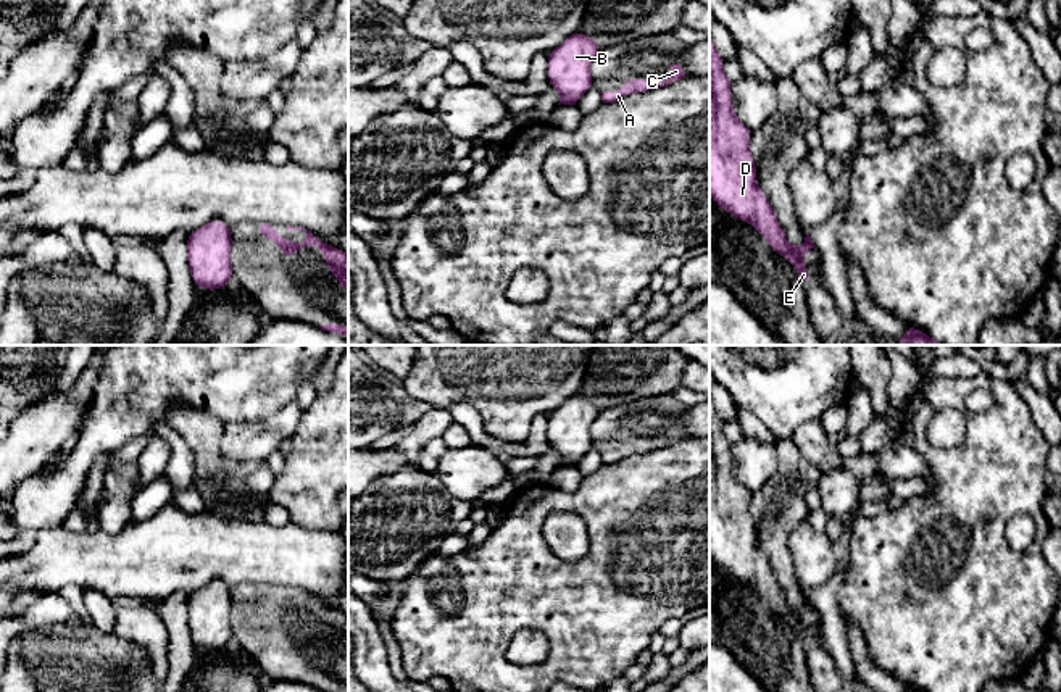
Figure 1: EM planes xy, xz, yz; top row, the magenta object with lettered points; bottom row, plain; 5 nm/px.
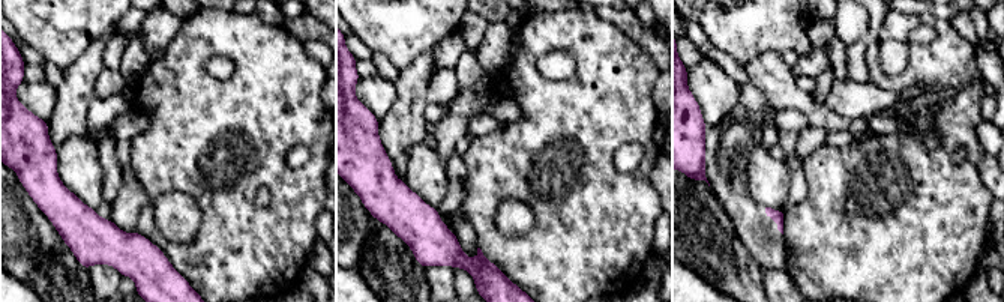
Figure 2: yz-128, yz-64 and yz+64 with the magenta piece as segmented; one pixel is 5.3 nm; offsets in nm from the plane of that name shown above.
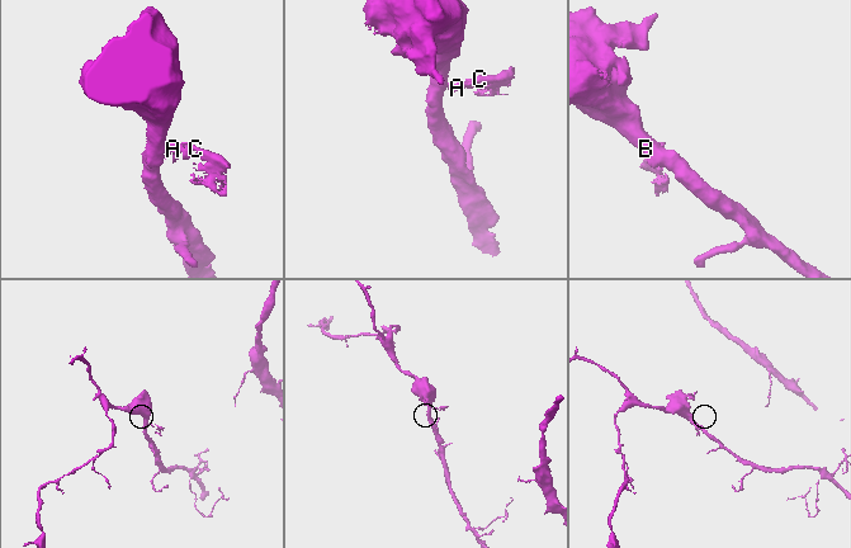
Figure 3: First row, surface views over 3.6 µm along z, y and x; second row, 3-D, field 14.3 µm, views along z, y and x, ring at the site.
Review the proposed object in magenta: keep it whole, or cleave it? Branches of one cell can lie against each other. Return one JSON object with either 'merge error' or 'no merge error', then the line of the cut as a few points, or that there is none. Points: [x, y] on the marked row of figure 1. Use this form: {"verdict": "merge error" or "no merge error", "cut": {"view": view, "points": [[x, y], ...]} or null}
{"verdict": "merge error", "cut": {"view": "yz", "points": [[813, 244], [802, 245]]}}

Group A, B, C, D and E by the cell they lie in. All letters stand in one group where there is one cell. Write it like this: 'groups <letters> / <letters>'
groups A C / B D E

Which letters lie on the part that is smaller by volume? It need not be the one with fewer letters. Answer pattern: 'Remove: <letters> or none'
Remove: A, C

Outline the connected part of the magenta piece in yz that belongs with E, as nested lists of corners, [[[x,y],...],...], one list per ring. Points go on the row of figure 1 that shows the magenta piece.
[[[709,34],[709,197],[734,218],[750,223],[779,255],[809,281],[805,252],[813,245],[809,234],[800,247],[792,247],[776,213],[761,192],[756,163],[750,152],[751,131],[734,111],[730,84]]]

